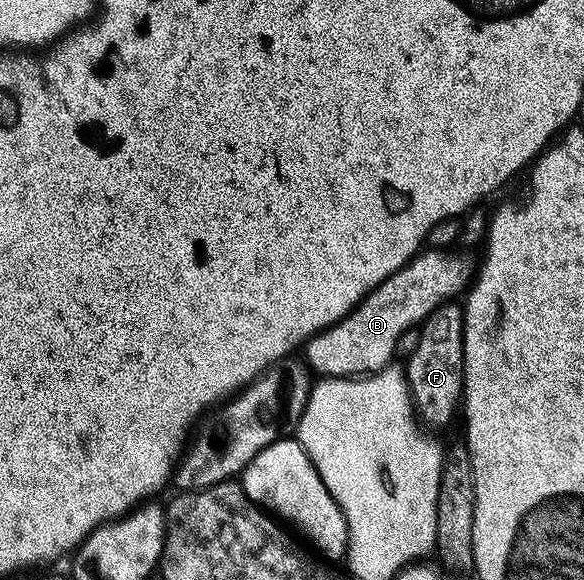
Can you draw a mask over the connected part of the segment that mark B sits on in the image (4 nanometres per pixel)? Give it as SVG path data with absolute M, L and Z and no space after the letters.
M423 250L413 256L403 268L396 270L396 274L380 282L380 286L369 292L340 322L307 340L304 345L305 363L322 378L361 378L387 367L393 361L390 359L395 359L400 334L421 325L422 321L428 318L428 314L432 314L432 310L461 297L469 289L476 275L475 261L472 262L468 257L454 251L458 250Z

